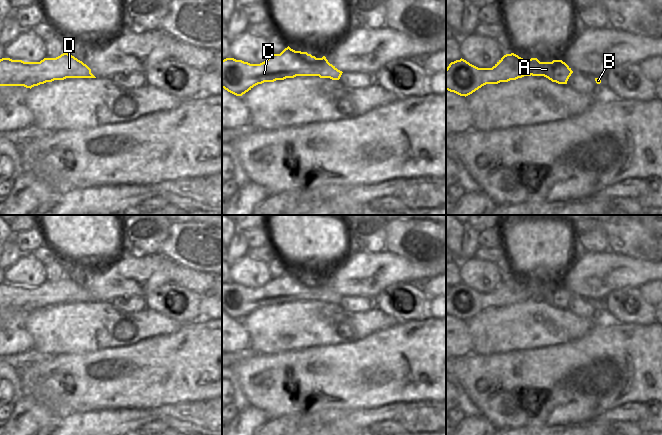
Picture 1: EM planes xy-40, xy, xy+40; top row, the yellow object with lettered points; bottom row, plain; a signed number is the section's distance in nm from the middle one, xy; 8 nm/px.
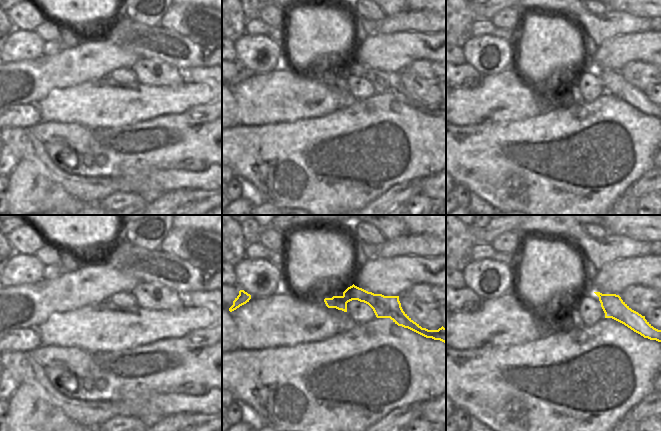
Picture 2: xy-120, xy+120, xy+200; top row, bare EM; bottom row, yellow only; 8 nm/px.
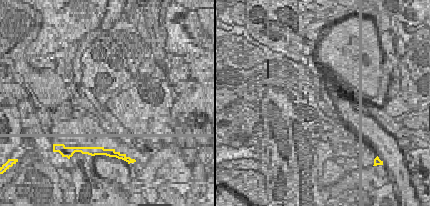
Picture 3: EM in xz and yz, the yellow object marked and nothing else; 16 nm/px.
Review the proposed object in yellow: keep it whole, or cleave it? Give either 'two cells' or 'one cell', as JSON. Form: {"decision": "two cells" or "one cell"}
{"decision": "one cell"}

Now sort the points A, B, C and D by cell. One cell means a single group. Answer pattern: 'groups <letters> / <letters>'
groups A B C D

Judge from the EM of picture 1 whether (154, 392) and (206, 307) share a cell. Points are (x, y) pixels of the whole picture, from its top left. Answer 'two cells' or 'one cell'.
two cells

